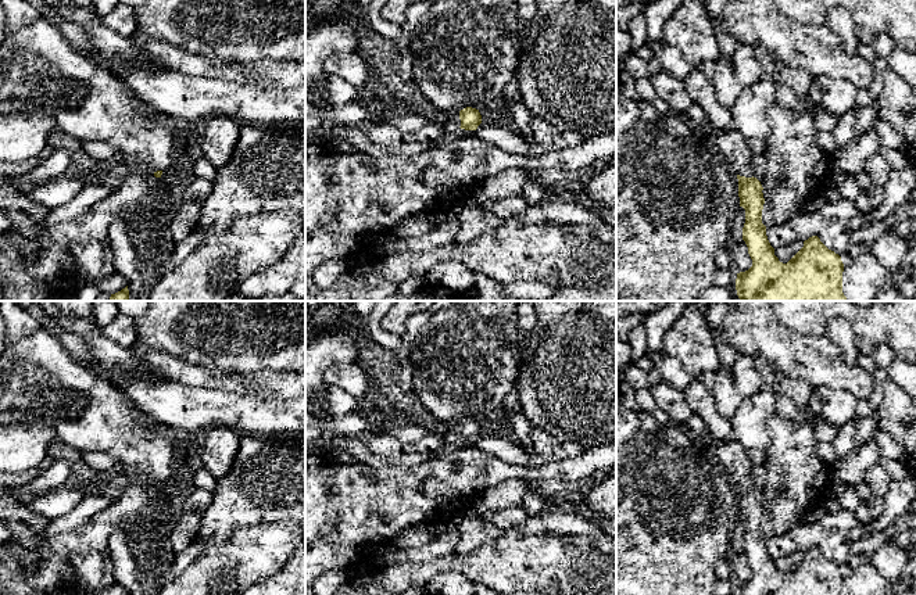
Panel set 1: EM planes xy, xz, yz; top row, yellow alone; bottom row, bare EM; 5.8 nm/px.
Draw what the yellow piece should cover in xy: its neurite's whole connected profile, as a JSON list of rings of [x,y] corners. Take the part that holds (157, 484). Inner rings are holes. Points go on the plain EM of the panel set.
[[[51,326],[40,327],[12,343],[0,356],[0,424],[44,423],[61,442],[75,447],[80,452],[108,452],[117,462],[133,469],[137,480],[153,483],[155,488],[161,488],[162,481],[171,476],[172,459],[178,449],[155,430],[137,431],[135,426],[136,408],[133,399],[93,366],[76,363],[53,334]]]

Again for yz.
[[[693,377],[681,393],[691,412],[702,417],[713,456],[738,490],[740,517],[745,520],[743,551],[752,577],[737,584],[736,595],[842,595],[841,567],[817,546],[805,551],[804,558],[787,574],[779,571],[762,534],[765,509],[763,498],[754,487],[754,465],[737,442],[730,419],[716,409],[712,394],[698,377]]]

